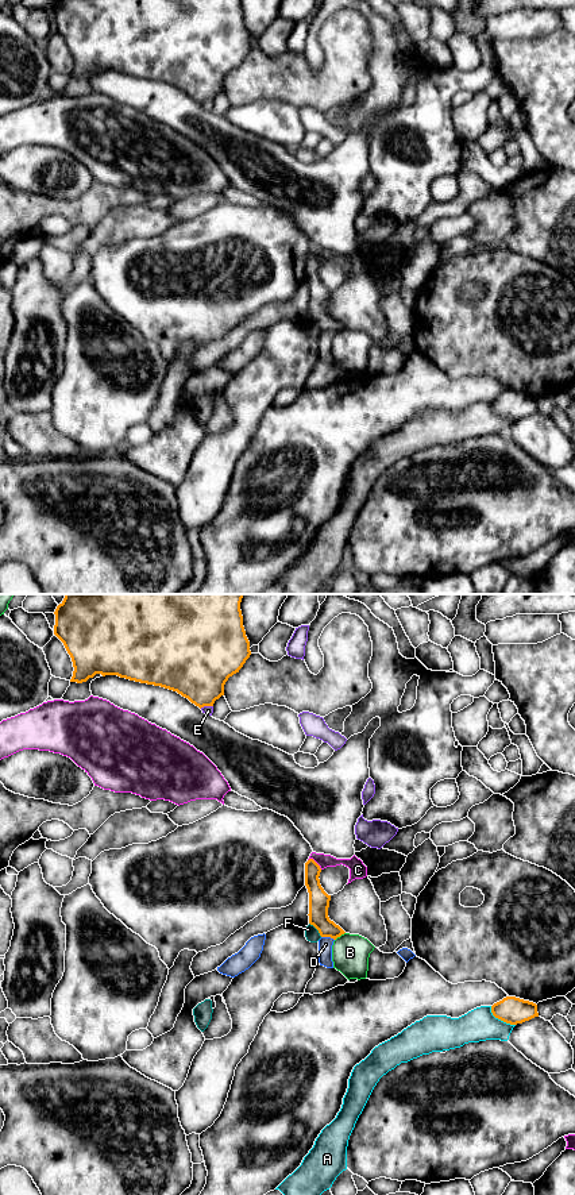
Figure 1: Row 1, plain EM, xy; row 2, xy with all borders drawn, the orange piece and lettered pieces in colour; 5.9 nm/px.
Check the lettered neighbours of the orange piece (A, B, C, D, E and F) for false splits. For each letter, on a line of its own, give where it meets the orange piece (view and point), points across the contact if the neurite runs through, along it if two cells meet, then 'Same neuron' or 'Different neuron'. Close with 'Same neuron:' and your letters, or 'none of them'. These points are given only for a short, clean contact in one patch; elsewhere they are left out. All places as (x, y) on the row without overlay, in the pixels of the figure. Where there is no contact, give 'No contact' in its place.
A: Touches orange at xy (500, 413). Different neuron
B: Touches orange at xy (339, 331). Different neuron
C: Touches orange at xy (315, 257). Different neuron
D: Touches orange at xy (328, 331). Different neuron
E: Touches orange at xy (205, 100). Different neuron
F: Touches orange at xy (316, 323). Boundary: xy (309, 317), (321, 331). Different neuron
Same neuron: none of them

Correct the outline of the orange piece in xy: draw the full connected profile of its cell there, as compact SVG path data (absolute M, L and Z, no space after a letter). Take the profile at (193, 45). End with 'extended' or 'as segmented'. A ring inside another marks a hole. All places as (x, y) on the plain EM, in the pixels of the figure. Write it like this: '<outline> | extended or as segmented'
M58 0L55 7L54 30L63 38L73 57L73 72L70 77L82 78L96 69L117 70L130 76L161 81L177 86L200 104L213 101L215 96L224 90L224 80L229 72L239 68L250 53L250 36L243 22L240 0Z | as segmented

